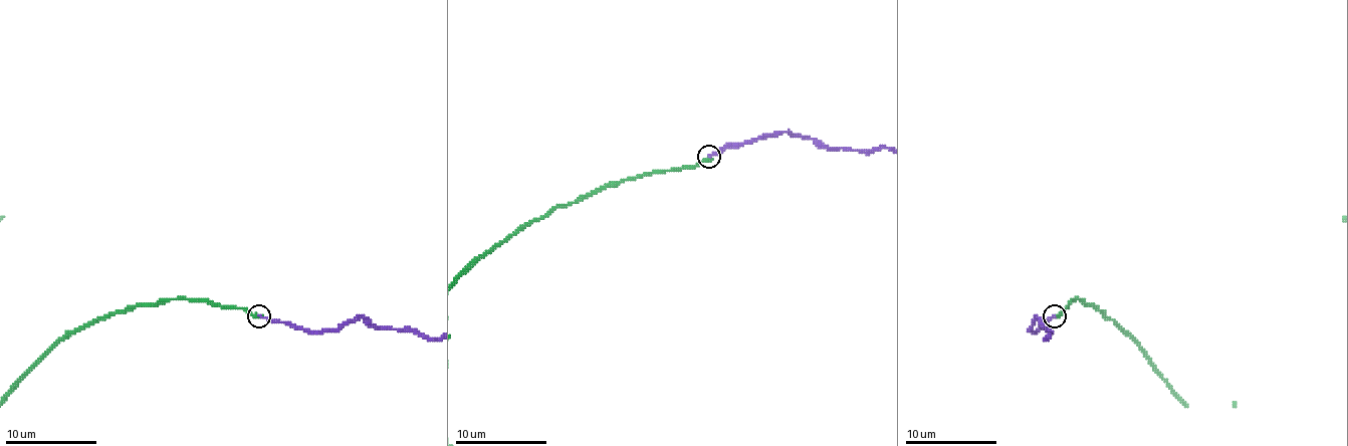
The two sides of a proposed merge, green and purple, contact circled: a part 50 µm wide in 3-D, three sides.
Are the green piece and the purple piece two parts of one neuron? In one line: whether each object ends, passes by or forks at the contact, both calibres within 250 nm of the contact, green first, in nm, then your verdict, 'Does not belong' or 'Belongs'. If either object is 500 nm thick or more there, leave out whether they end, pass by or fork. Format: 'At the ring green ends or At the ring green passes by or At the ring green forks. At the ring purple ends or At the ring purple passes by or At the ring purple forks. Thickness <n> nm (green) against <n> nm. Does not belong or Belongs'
At the ring green ends. At the ring purple ends. Thickness 280 nm (green) against 160 nm. Does not belong

